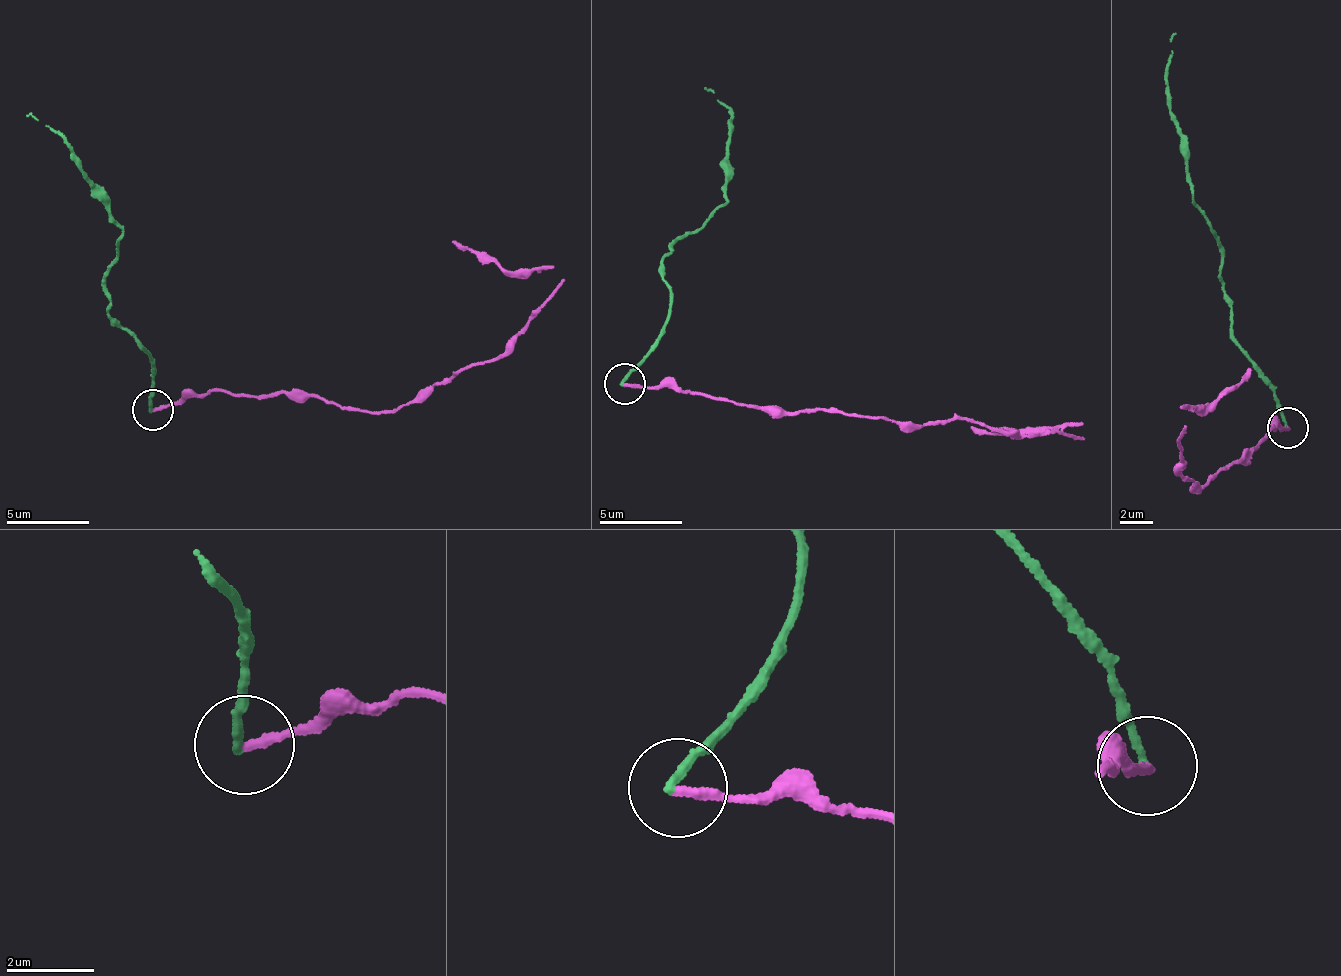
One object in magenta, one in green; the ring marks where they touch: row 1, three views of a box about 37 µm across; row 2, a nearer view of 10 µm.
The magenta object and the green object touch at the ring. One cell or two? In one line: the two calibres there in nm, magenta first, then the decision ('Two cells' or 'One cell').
Thickness 220 nm (magenta) against 160 nm. Two cells

